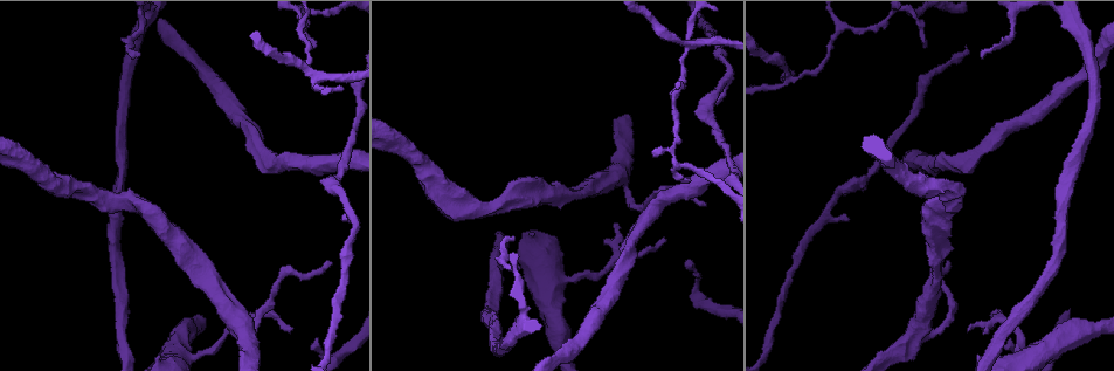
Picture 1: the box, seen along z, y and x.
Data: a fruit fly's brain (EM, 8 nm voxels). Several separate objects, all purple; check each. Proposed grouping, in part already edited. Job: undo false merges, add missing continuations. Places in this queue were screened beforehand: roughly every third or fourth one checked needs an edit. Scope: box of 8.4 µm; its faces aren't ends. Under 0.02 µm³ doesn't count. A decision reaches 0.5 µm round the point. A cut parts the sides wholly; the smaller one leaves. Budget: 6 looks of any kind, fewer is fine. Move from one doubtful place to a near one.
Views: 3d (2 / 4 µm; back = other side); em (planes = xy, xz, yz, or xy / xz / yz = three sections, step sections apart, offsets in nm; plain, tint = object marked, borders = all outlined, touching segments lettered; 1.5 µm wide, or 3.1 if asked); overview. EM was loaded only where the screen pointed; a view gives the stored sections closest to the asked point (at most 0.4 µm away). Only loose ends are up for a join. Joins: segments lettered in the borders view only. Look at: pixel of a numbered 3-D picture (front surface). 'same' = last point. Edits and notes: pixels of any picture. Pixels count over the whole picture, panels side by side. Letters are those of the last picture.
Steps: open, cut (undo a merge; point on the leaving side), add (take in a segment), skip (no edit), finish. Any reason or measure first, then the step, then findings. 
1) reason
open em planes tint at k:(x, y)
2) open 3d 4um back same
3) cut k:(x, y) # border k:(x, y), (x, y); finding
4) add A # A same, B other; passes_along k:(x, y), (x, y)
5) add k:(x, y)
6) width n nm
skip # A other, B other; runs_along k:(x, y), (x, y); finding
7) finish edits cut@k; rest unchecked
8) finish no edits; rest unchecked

calibre changes
open em yz step 8 tint at 1:(788, 74)

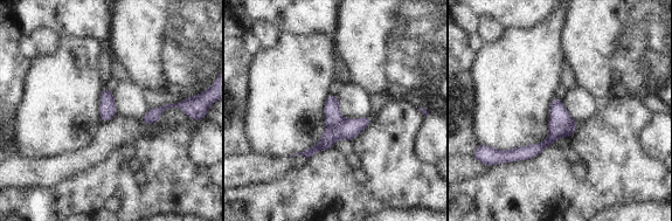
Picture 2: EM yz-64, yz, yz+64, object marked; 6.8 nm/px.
see the neighbours
open em yz step 8 borders same

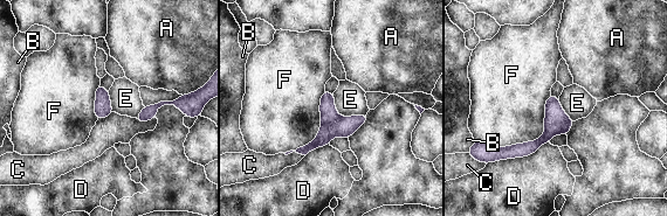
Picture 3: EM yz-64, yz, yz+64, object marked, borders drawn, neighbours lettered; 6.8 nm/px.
width 140 nm; longest_contact F 600 nm
cut 3:(329, 115) # A other, B other, C other, D other, E other, F other; a second neuron is stuck on

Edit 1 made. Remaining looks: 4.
open overview

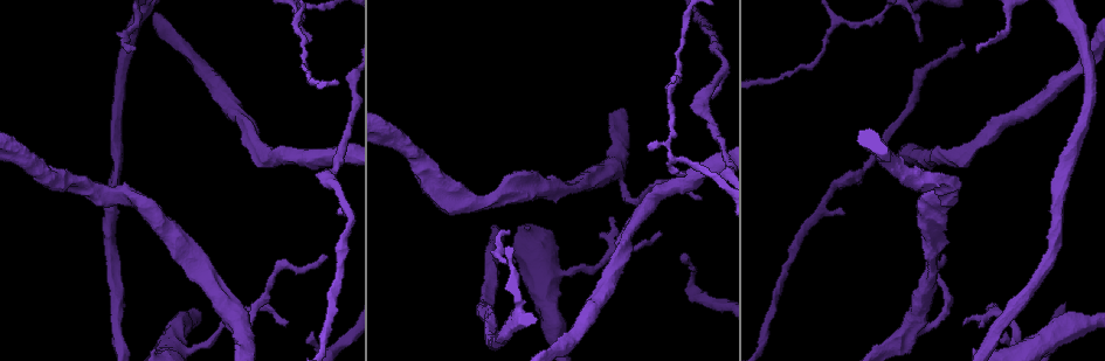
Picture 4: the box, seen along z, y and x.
an open end
open em xy step 8 borders at 4:(322, 254)

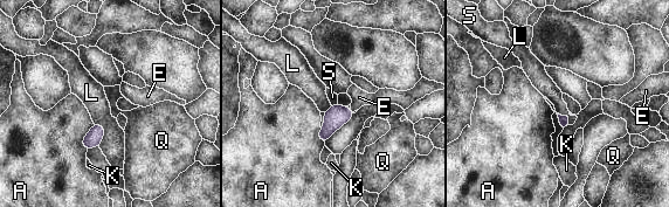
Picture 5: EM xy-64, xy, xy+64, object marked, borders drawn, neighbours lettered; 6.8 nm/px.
longest_contact A 190 nm
add E # A other, E same, K other, L other, Q other, S other; it goes on there

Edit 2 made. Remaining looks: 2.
branch stops here
open 3d 2um at 4:(964, 324)

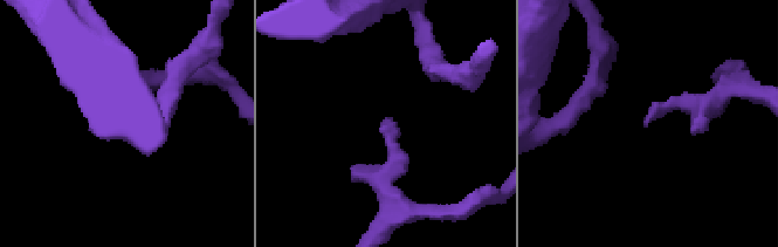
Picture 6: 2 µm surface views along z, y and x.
shape alone is not enough
open em xz step 8 borders at 6:(646, 127)

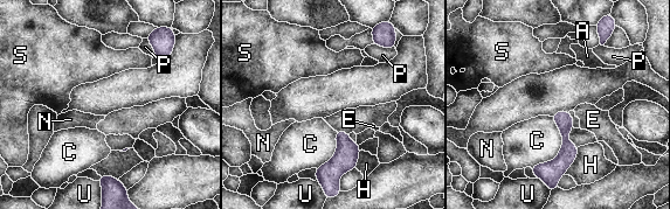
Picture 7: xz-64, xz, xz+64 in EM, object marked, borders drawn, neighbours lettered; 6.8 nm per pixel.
longest_contact C 380 nm
skip # A other, C other, E other, H other, N other, P other, S other, U other; no lettered segment goes on from it

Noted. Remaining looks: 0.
finish edits cut@3, add@5; rest unchecked

